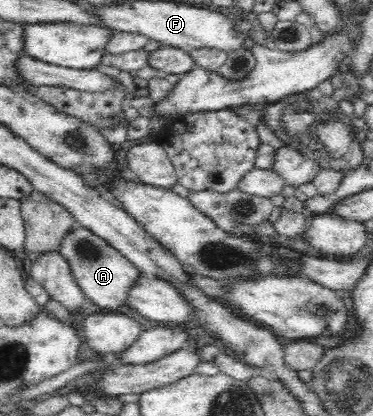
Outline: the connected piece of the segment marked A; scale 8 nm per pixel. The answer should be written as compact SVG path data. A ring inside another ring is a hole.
M75 225L61 242L59 252L67 259L70 271L83 294L101 310L114 311L125 304L129 290L137 284L139 269L113 245L87 228Z

